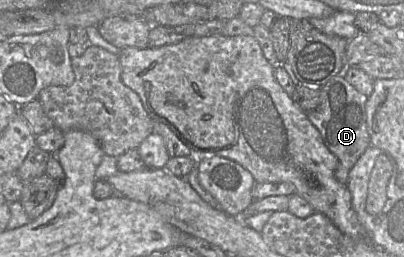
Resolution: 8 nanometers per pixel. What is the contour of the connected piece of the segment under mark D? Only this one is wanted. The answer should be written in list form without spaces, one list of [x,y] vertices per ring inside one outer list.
[[[343,75],[331,78],[321,89],[321,103],[307,113],[309,121],[318,129],[325,146],[337,157],[336,179],[347,185],[351,168],[359,157],[370,146],[370,135],[367,130],[365,104],[367,98],[358,92]]]

